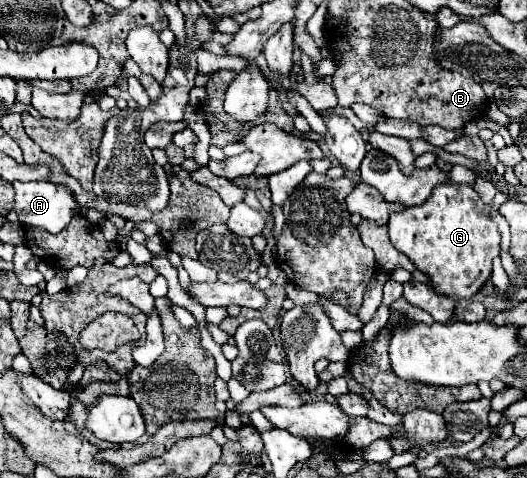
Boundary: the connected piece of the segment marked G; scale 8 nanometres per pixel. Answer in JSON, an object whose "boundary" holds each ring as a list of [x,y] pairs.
{"boundary":[[[443,183],[433,189],[431,197],[417,207],[407,207],[389,217],[389,237],[395,249],[405,253],[415,267],[429,277],[435,293],[451,299],[475,297],[491,277],[491,261],[499,255],[499,229],[487,217],[485,205],[471,185]]]}

